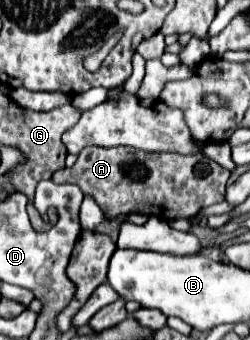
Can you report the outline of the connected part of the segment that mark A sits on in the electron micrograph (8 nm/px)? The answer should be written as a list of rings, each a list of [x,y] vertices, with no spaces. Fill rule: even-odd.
[[[87,146],[79,152],[77,164],[53,174],[53,182],[77,184],[83,194],[93,196],[109,220],[133,212],[157,216],[163,220],[197,216],[199,210],[223,202],[227,180],[229,170],[221,168],[205,154],[181,156],[169,152],[137,152],[125,146]]]

